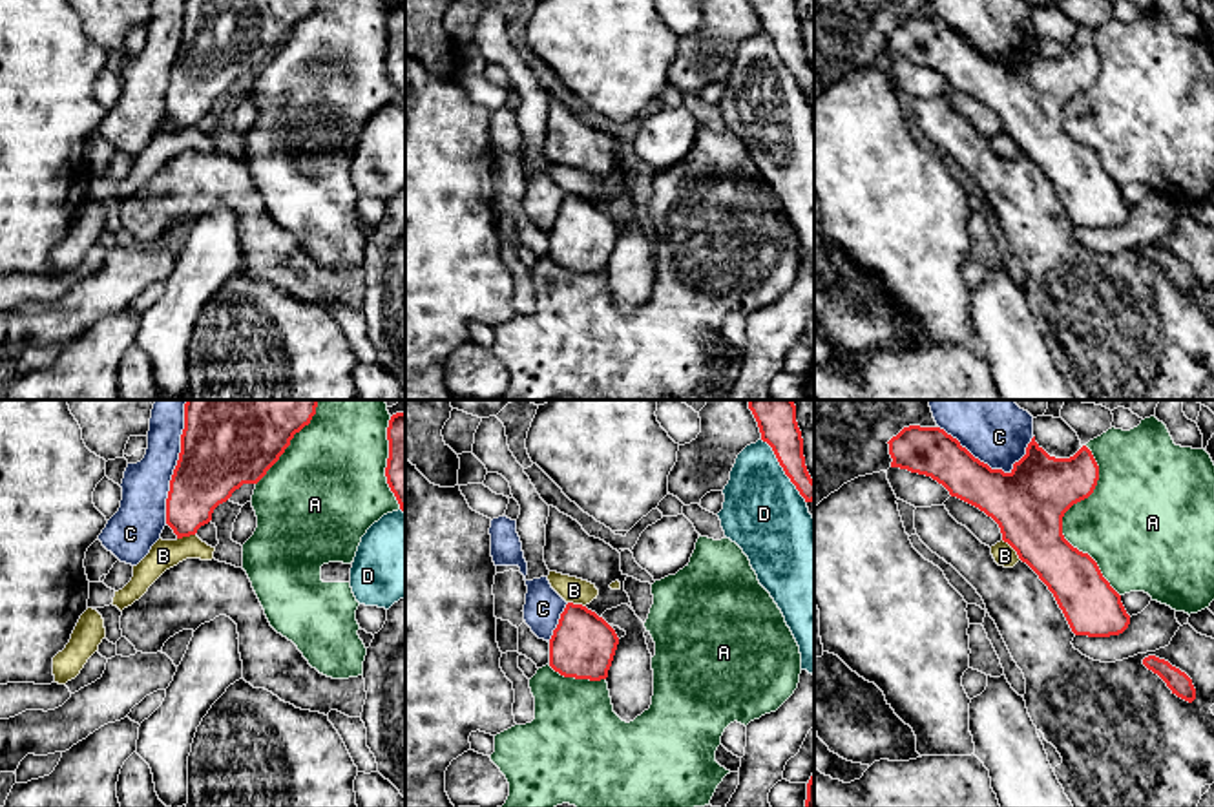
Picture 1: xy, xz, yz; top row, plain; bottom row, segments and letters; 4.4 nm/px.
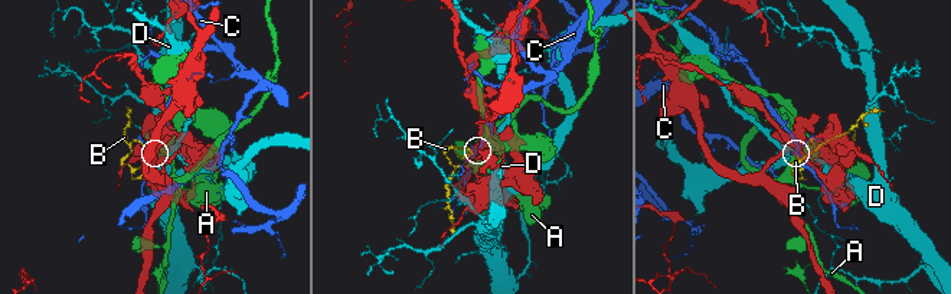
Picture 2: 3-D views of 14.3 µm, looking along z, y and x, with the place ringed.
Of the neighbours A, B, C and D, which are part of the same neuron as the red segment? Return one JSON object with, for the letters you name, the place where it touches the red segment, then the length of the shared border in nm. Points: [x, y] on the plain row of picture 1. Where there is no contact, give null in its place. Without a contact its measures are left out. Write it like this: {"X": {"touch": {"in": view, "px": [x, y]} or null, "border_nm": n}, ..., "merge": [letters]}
{"merge": []}

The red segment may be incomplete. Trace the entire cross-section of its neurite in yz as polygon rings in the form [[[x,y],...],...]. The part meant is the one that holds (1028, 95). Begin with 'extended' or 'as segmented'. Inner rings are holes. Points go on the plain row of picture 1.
as segmented; [[[904,18],[889,33],[891,58],[926,66],[991,108],[1008,133],[1053,184],[1072,223],[1123,225],[1130,215],[1121,186],[1097,153],[1062,126],[1062,108],[1088,89],[1099,57],[1083,37],[1070,49],[1050,47],[1035,27],[1010,64],[991,60],[940,18]]]

